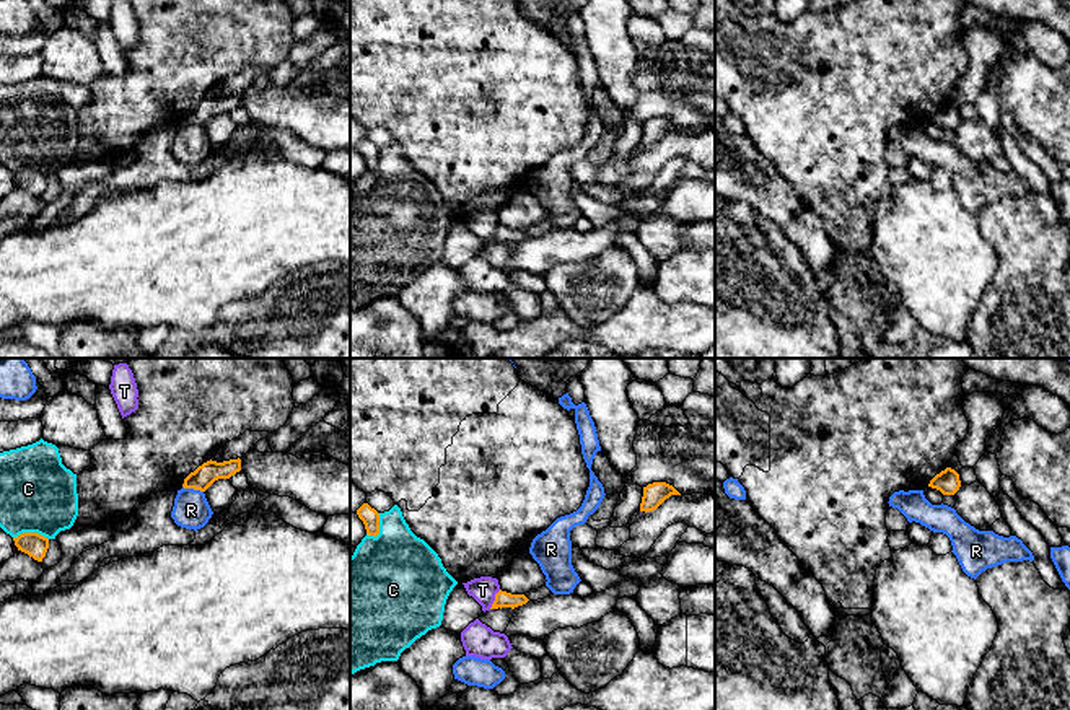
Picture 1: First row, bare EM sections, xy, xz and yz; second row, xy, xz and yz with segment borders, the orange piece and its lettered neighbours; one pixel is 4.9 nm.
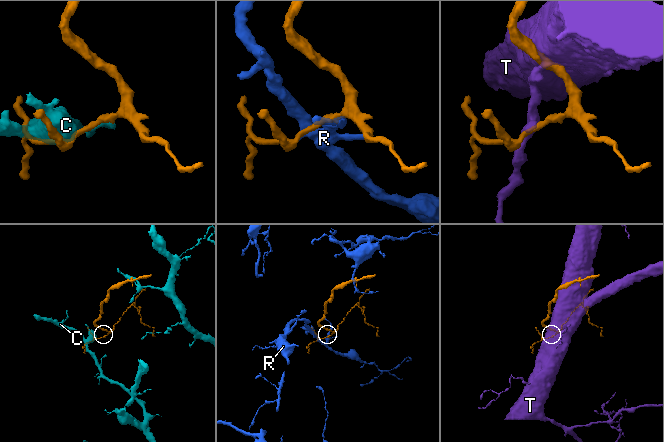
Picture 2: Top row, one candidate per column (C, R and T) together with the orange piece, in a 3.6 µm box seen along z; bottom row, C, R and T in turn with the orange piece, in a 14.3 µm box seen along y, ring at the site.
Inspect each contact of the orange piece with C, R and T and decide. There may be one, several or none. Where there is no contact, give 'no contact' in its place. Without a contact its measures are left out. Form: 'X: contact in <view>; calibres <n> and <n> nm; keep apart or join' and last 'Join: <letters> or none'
C: contact in xy; calibres 120 and 380 nm; keep apart
R: contact in xy; calibres 110 and 180 nm; keep apart
T: contact in xz; calibres 80 and 120 nm; keep apart
Join: none

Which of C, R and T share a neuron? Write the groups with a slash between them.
C / R / T

